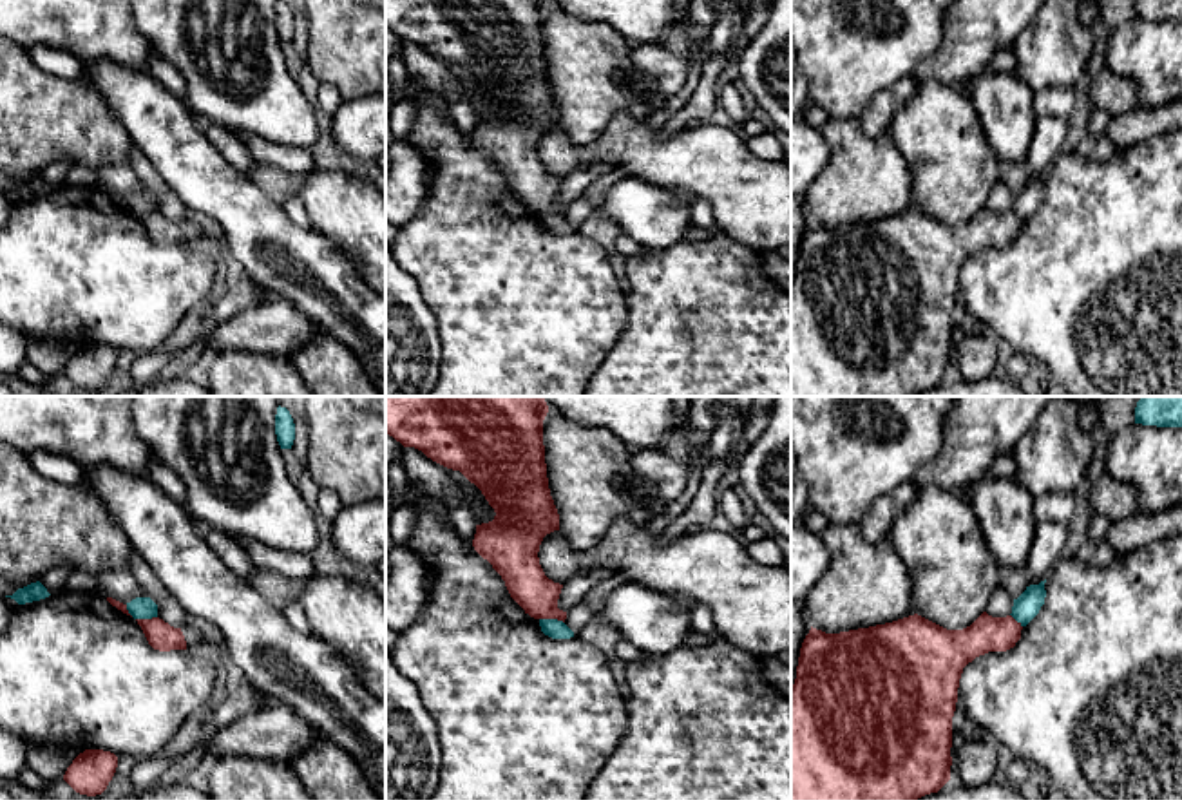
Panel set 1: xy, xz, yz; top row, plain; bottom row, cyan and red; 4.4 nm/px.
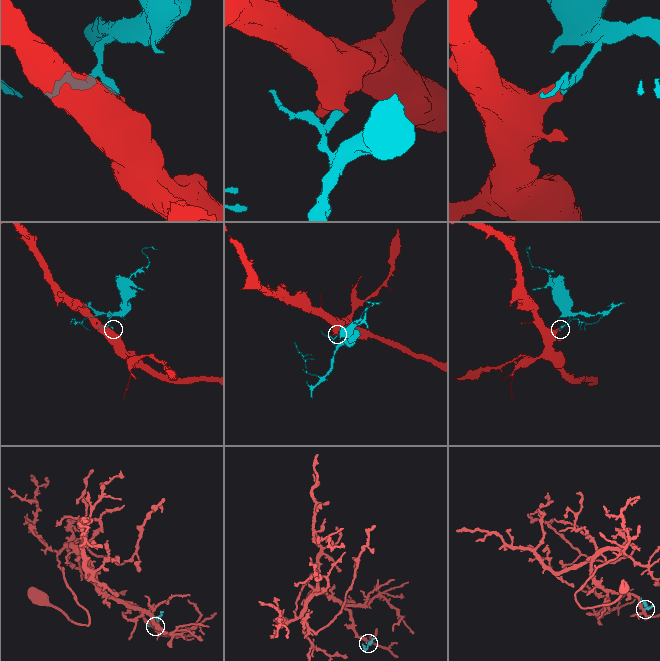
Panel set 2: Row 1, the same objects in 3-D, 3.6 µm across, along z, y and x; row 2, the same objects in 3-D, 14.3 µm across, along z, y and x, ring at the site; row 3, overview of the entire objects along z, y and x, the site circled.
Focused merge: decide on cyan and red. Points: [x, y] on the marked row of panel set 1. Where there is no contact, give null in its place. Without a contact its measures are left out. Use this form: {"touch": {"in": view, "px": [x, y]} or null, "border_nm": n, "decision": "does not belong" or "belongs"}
{"touch": {"in": "xz", "px": [552, 619]}, "border_nm": 110, "decision": "does not belong"}

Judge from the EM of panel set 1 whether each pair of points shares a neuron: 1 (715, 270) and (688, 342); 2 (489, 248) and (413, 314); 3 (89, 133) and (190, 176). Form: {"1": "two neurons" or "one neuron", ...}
{"1": "one neuron", "2": "two neurons", "3": "two neurons"}

